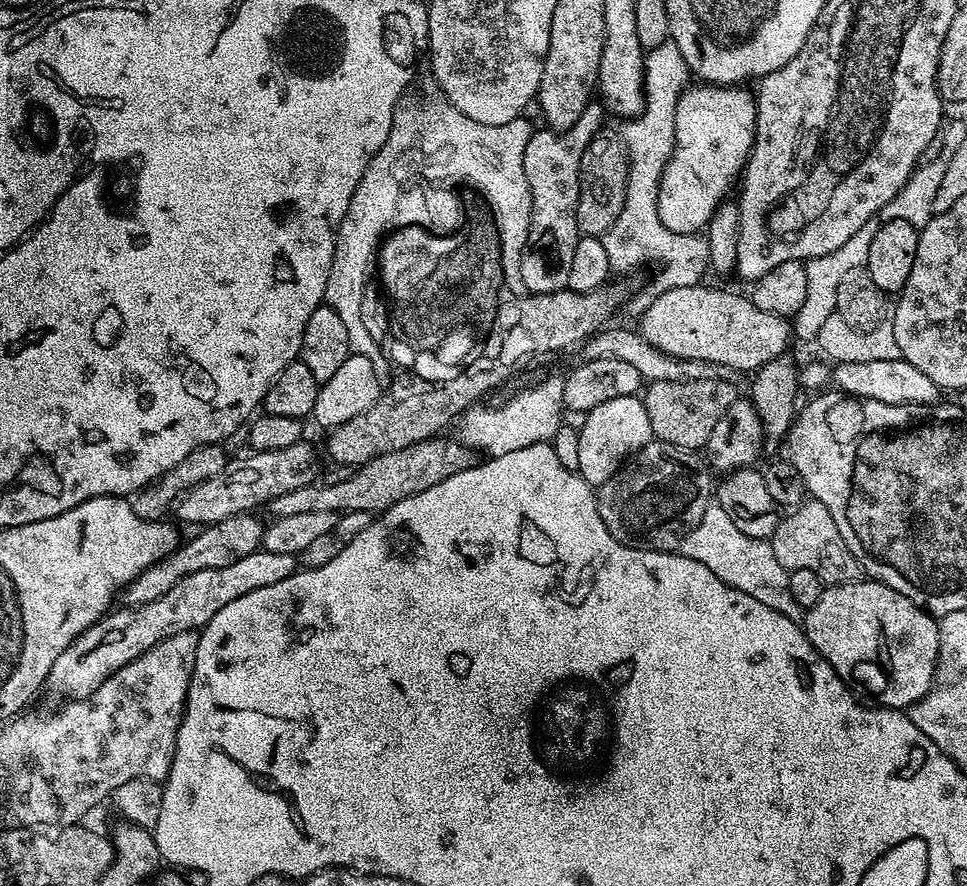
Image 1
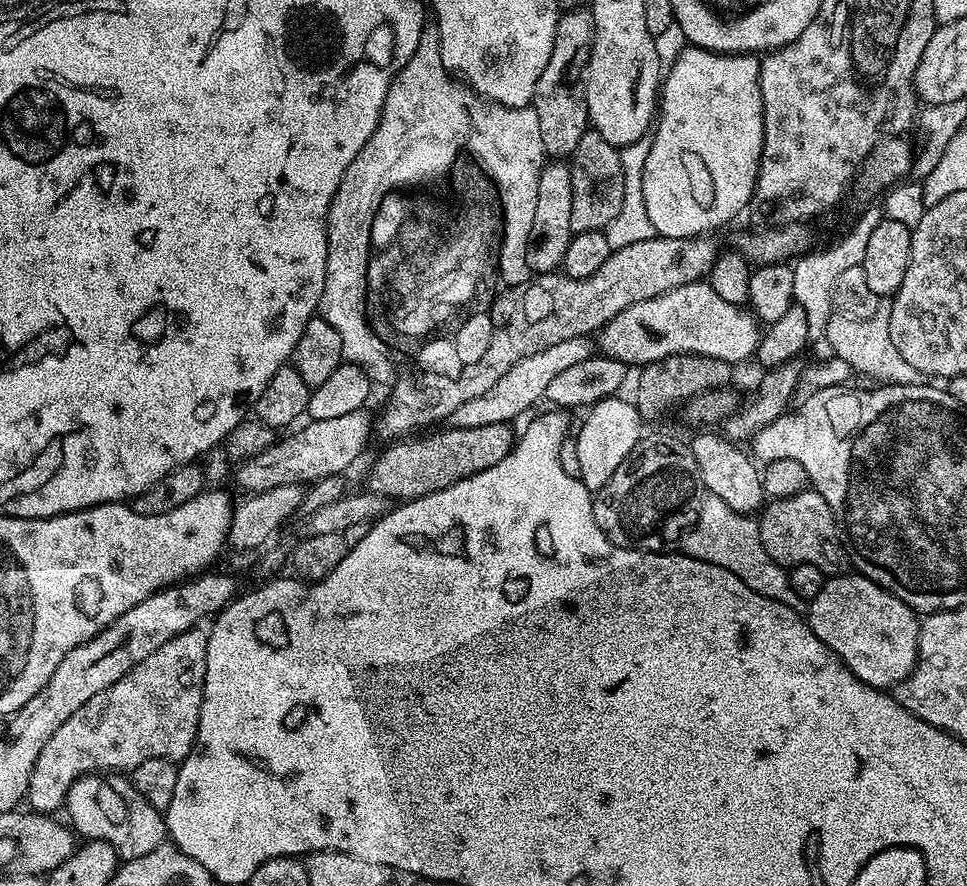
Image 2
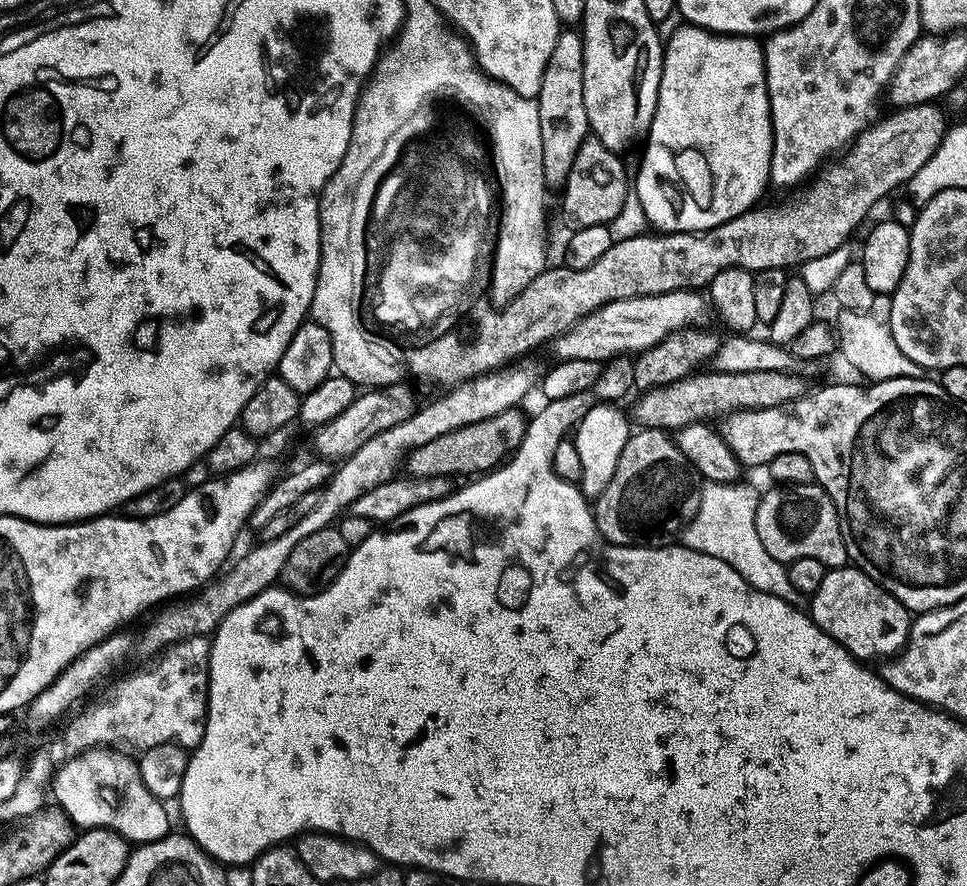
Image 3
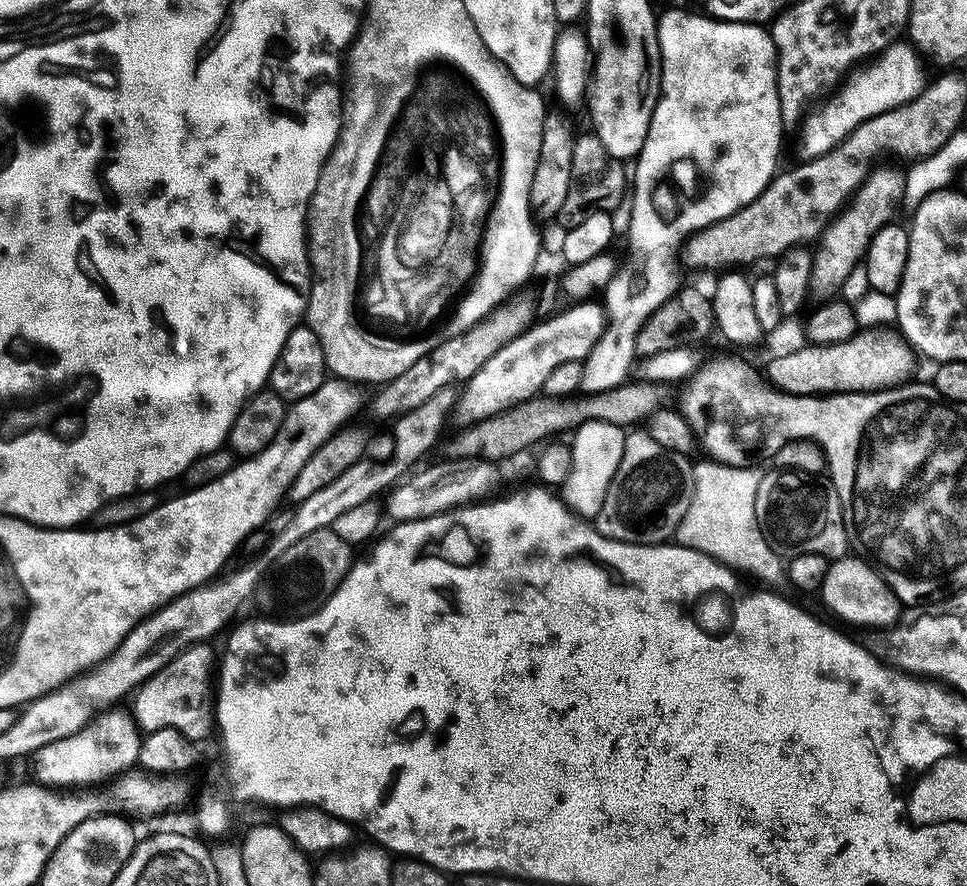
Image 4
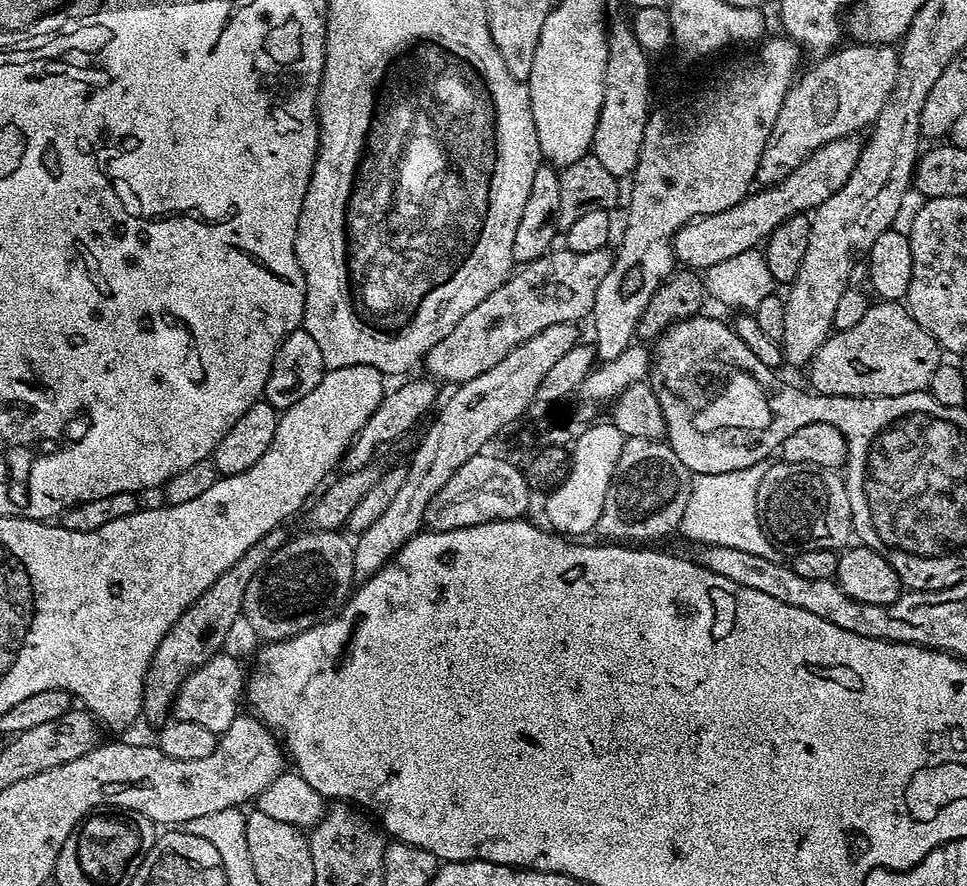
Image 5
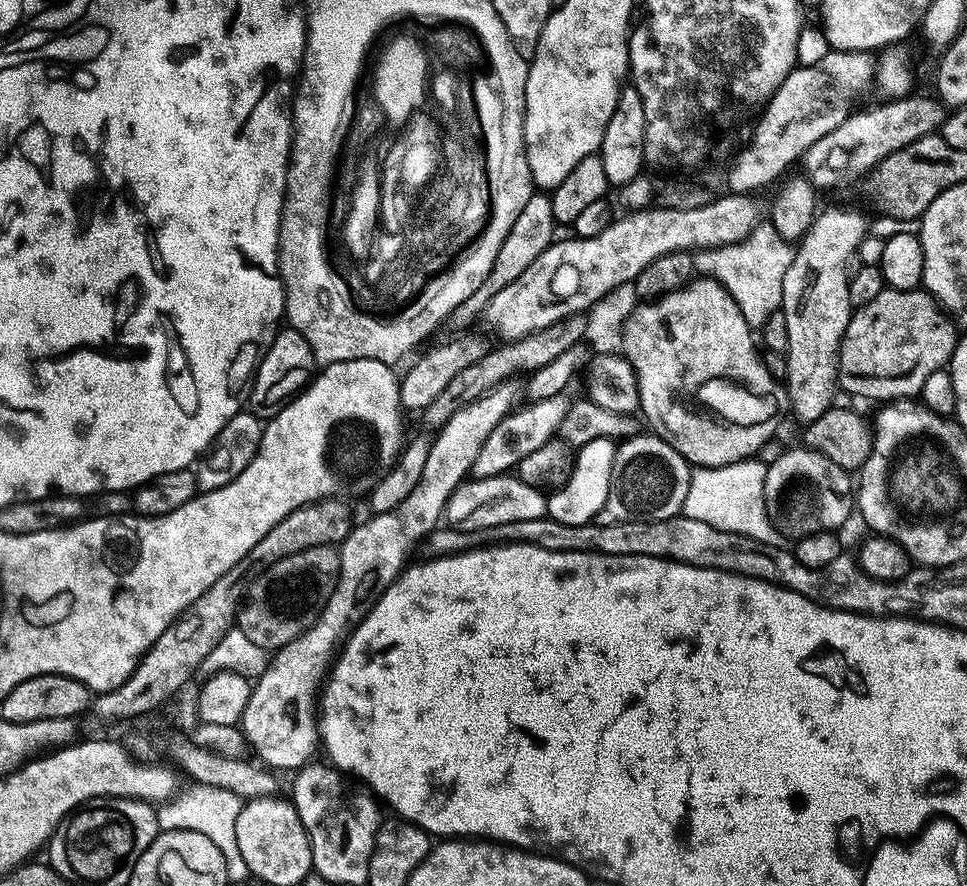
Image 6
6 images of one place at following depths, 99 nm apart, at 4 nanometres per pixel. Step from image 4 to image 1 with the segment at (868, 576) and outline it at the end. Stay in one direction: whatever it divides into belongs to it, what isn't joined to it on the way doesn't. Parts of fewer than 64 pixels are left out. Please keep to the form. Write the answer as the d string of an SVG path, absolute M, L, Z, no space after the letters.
M861 578L851 580L848 584L825 587L822 598L818 598L818 602L805 611L802 627L814 650L818 650L818 654L830 662L832 669L843 678L845 684L855 686L861 693L869 692L877 705L907 710L930 690L940 645L937 617L910 602L910 598L898 594L898 590L890 590L890 586L879 584L871 578Z

